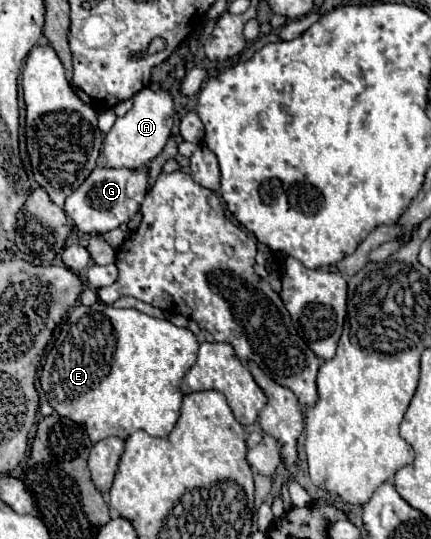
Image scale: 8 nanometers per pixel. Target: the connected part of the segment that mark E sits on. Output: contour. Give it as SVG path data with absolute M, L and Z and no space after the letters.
M101 301L93 307L77 305L61 327L55 347L47 355L41 373L41 391L61 417L69 417L83 425L93 443L105 437L127 439L137 429L143 429L149 435L167 437L179 419L183 401L181 383L185 373L195 365L197 351L199 343L195 335L167 319L155 319L137 309L115 309Z

